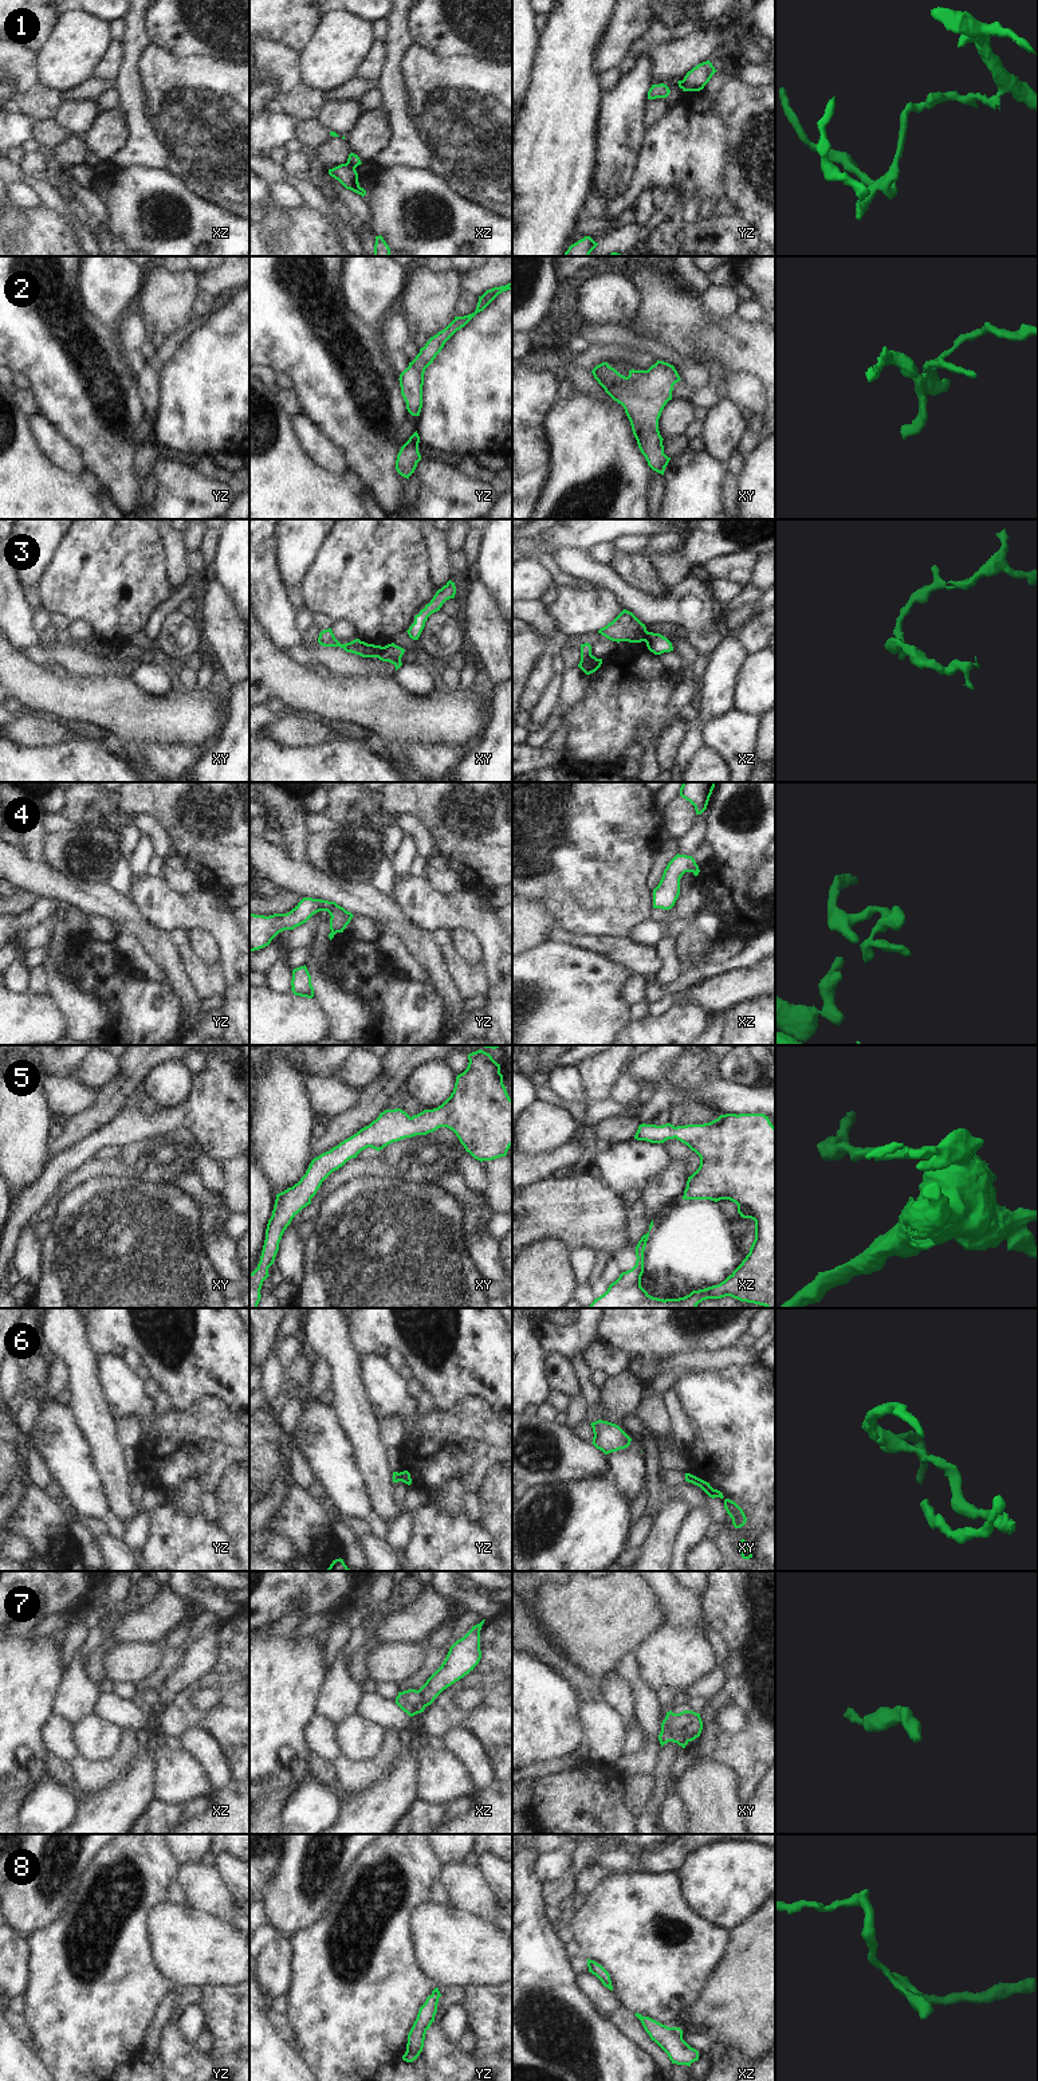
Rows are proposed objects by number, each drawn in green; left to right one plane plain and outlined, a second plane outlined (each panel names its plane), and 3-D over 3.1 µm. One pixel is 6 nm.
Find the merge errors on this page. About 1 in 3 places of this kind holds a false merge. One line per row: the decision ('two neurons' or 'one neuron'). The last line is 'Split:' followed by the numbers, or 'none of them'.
1: two neurons
2: one neuron
3: two neurons
4: two neurons
5: one neuron
6: two neurons
7: one neuron
8: one neuron
Split: 1, 3, 4, 6

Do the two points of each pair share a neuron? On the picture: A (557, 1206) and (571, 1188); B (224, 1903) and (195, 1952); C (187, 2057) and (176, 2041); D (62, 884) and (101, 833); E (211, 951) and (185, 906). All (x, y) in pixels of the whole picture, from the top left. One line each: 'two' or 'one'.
A: one
B: two
C: one
D: two
E: two

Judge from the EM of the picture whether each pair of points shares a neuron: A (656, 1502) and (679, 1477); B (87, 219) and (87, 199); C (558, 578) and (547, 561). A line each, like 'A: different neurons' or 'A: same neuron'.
A: different neurons
B: different neurons
C: same neuron

